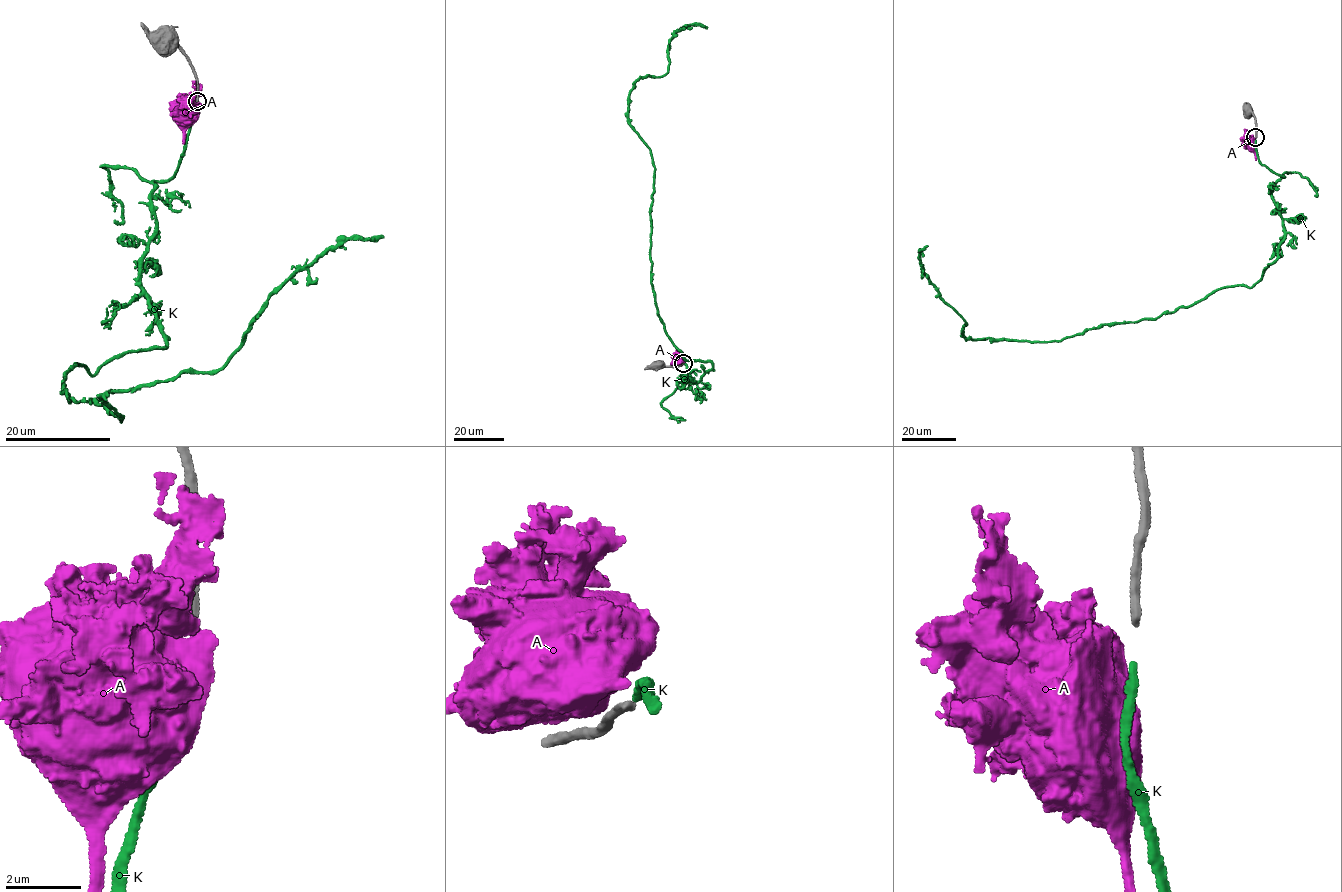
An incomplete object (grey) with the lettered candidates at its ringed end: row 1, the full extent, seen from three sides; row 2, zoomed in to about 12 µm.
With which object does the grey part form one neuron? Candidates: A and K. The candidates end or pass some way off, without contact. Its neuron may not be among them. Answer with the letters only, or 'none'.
K

